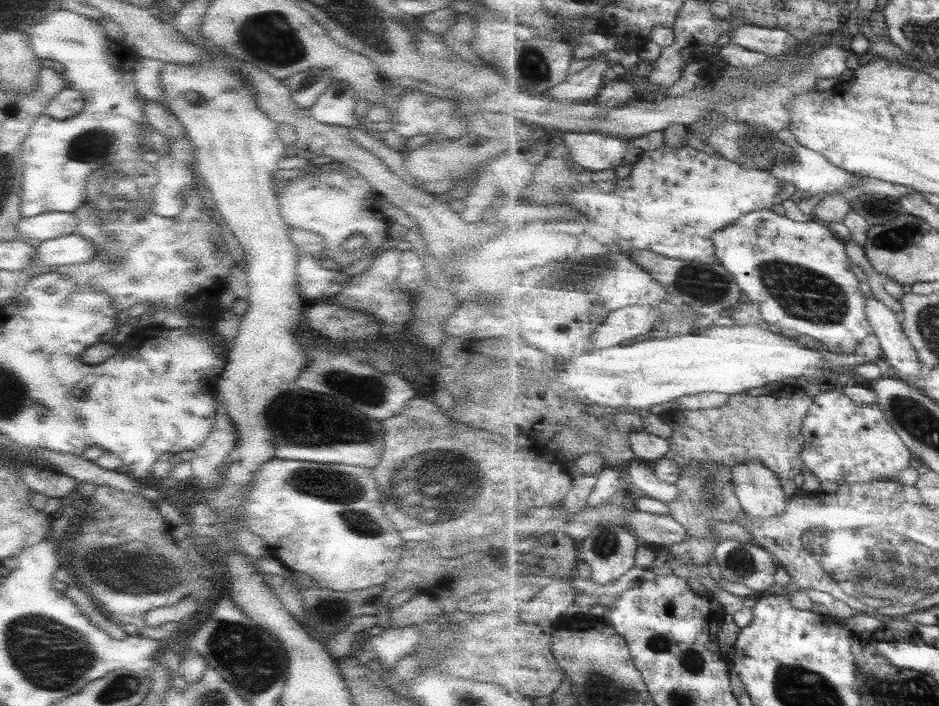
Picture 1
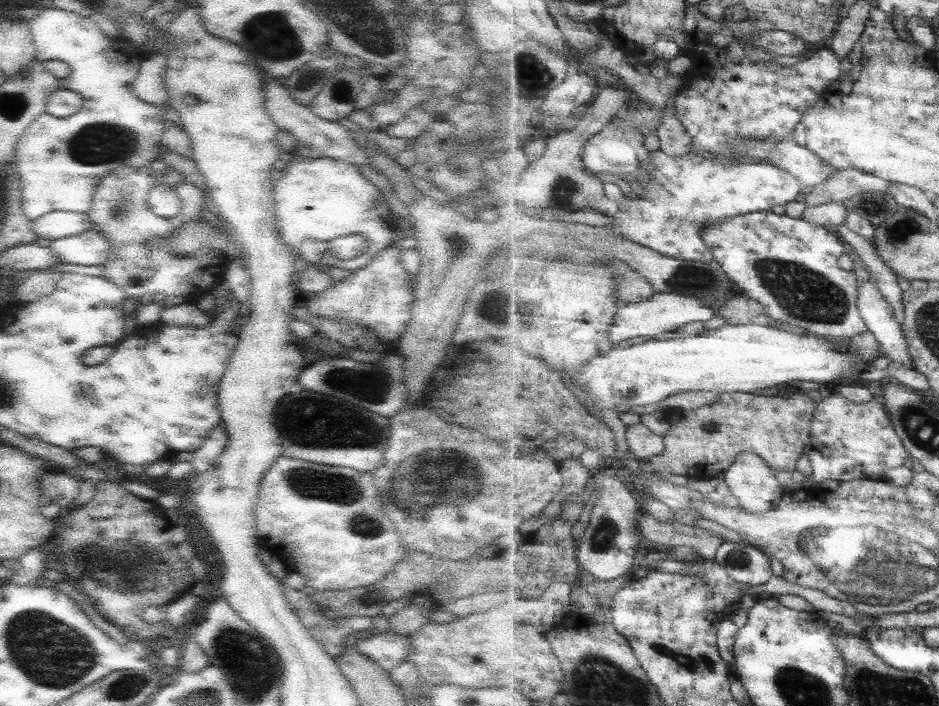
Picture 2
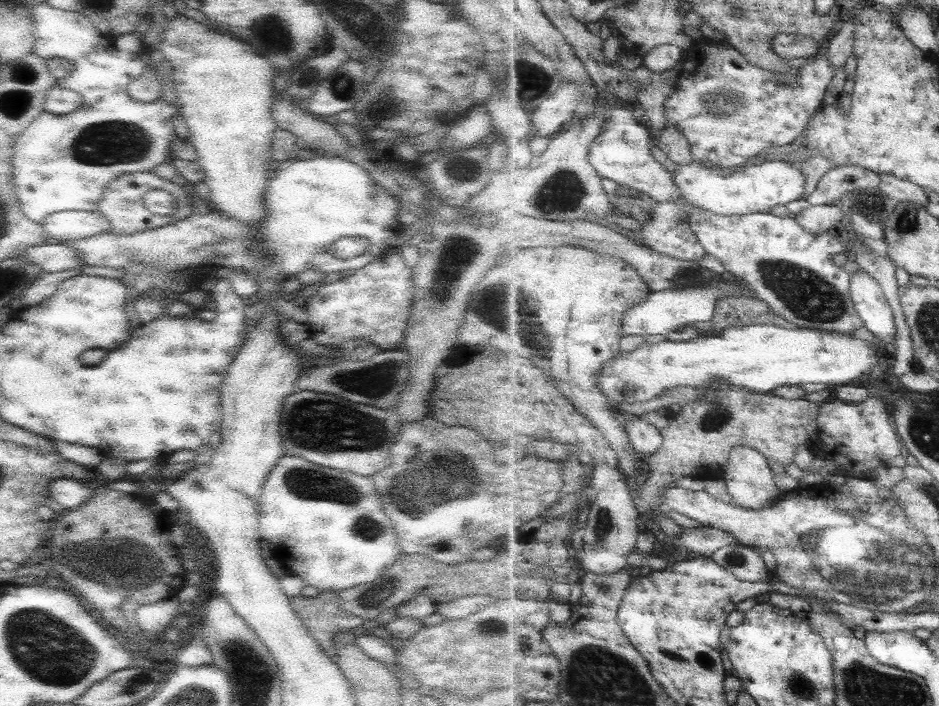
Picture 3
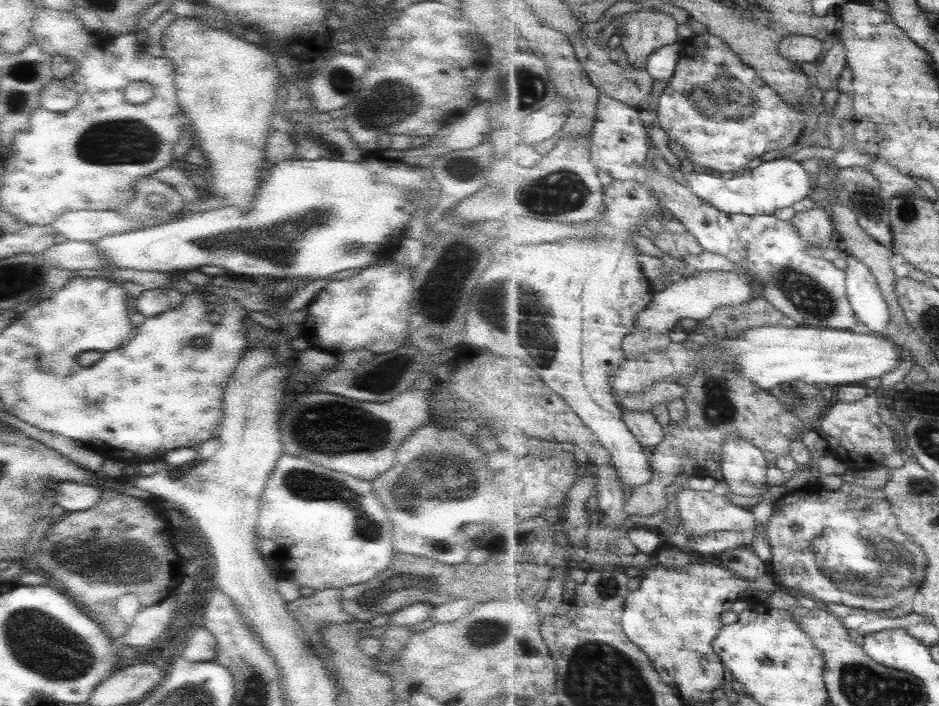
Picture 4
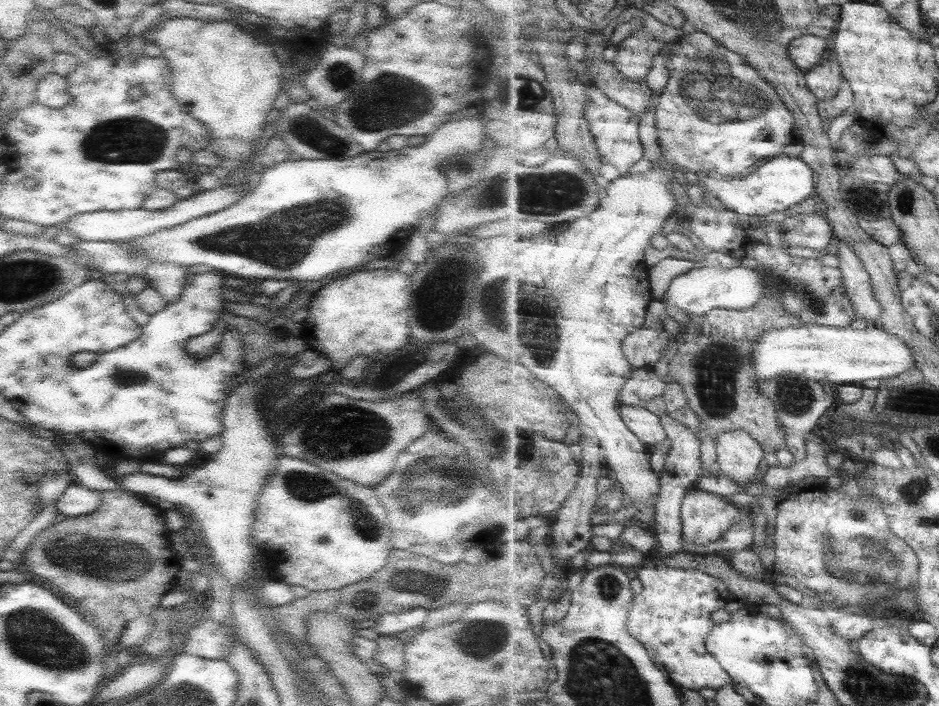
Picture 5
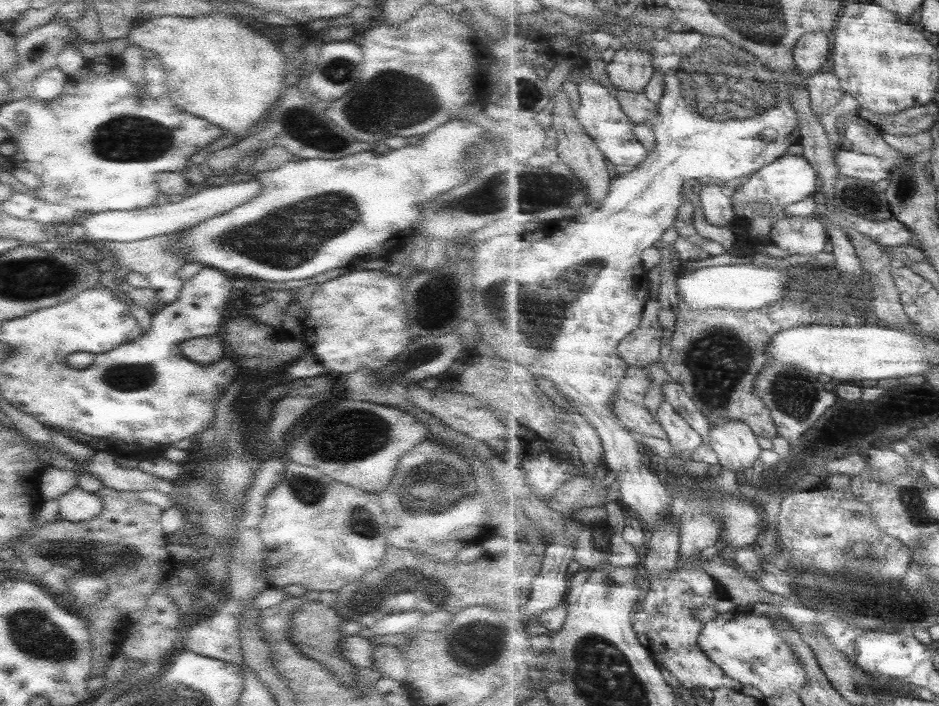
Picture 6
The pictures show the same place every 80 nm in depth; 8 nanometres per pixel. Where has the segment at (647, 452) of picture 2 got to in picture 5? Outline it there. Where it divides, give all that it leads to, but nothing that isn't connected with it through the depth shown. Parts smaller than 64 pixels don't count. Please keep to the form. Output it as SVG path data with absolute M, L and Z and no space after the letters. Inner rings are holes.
M621 404L620 413L625 424L647 446L654 446L668 439L662 418L658 414L651 412L647 407L632 407Z

